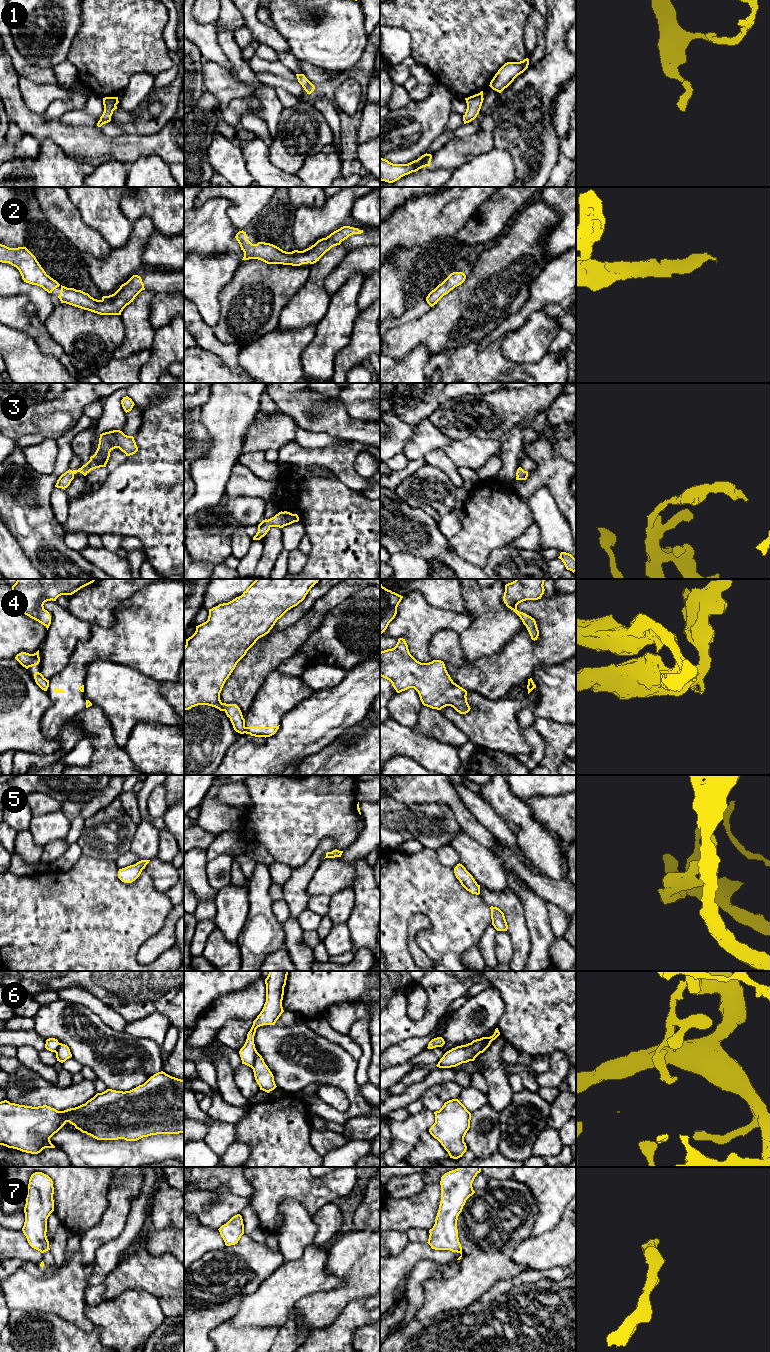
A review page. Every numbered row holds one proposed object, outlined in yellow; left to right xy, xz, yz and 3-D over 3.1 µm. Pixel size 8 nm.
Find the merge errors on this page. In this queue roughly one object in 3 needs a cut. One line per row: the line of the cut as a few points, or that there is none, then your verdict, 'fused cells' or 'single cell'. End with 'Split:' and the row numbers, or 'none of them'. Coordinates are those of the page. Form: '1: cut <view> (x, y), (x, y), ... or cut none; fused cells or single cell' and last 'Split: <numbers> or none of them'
1: cut none; single cell
2: cut none; single cell
3: cut none; single cell
4: cut xz (244, 727), (245, 732); fused cells
5: cut none; single cell
6: cut xz (255, 1048), (254, 1064), (251, 1067); fused cells
7: cut none; single cell
Split: 4, 6

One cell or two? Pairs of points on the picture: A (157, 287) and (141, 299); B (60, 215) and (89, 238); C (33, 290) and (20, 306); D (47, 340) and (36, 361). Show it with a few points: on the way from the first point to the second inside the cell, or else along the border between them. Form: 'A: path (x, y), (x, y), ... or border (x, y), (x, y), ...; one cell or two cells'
A: border (145, 289), (152, 290), (155, 293); two cells
B: path (67, 221), (82, 236); one cell
C: border (10, 296), (24, 295), (32, 305), (38, 319); two cells
D: border (26, 333), (44, 354), (54, 356), (60, 363); two cells

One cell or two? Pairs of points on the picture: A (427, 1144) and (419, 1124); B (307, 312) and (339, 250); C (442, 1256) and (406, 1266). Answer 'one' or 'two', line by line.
A: two
B: one
C: one

